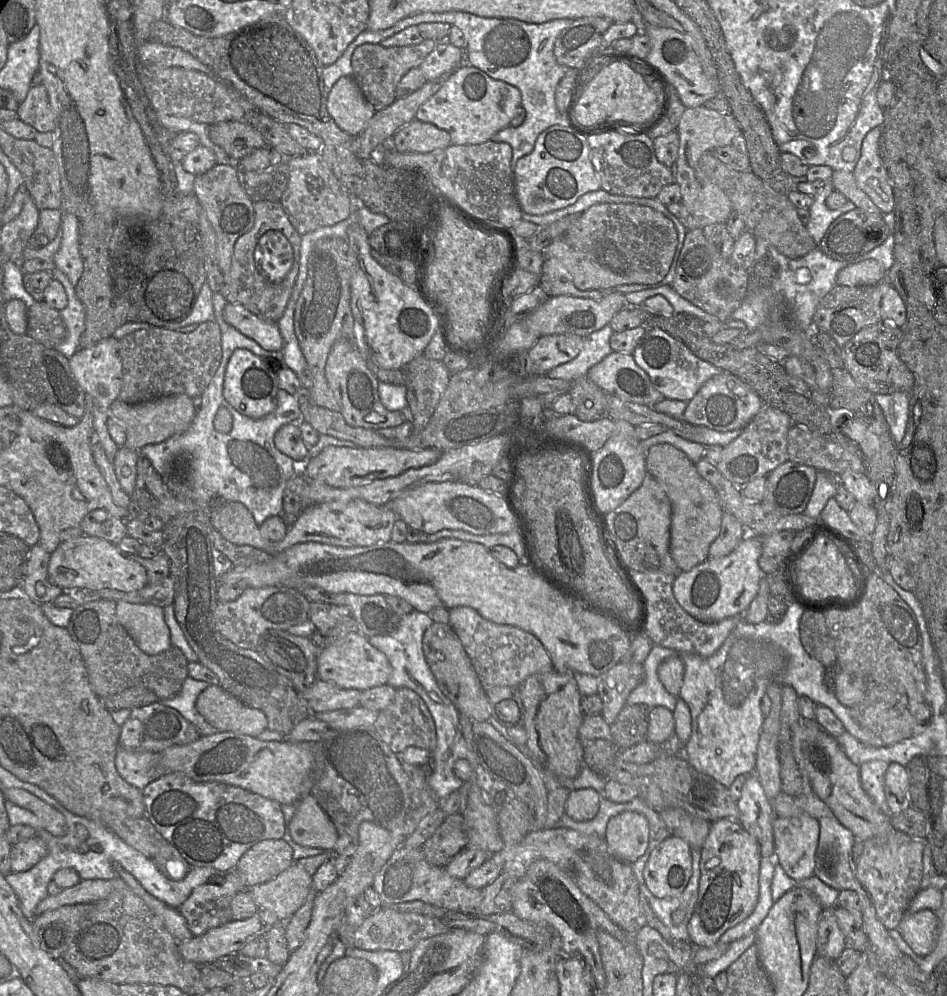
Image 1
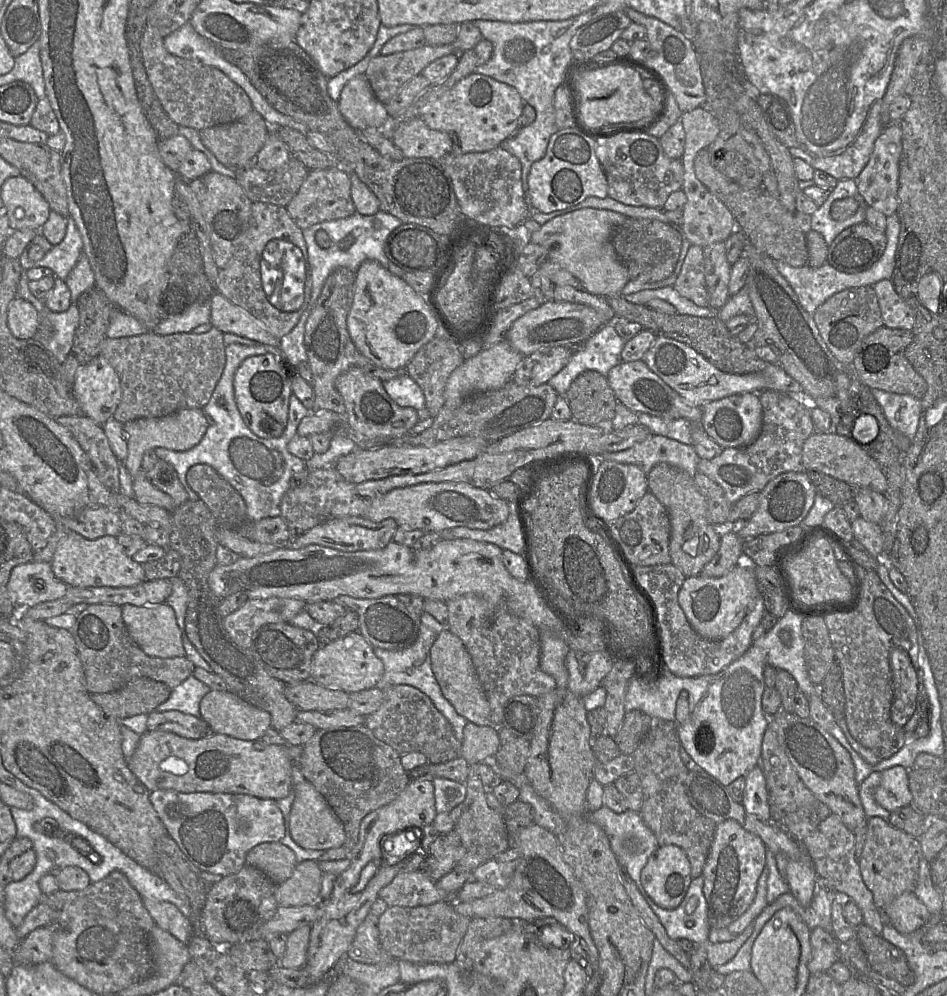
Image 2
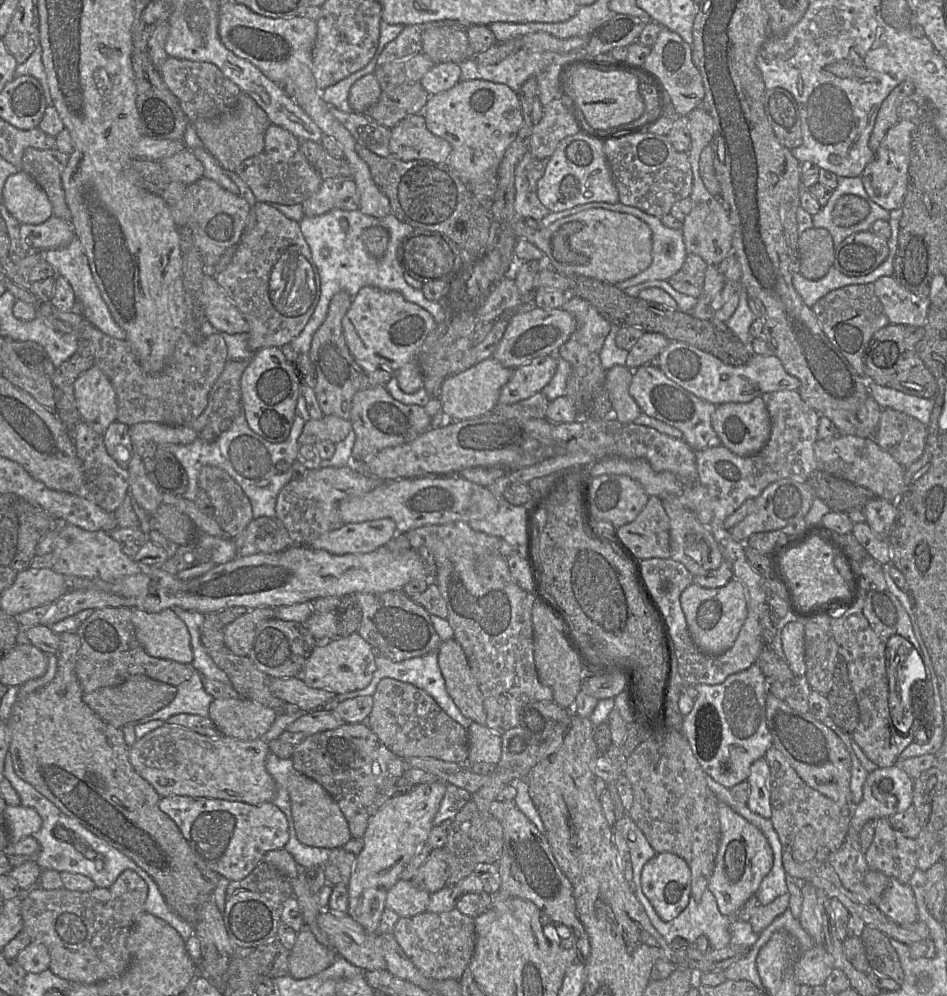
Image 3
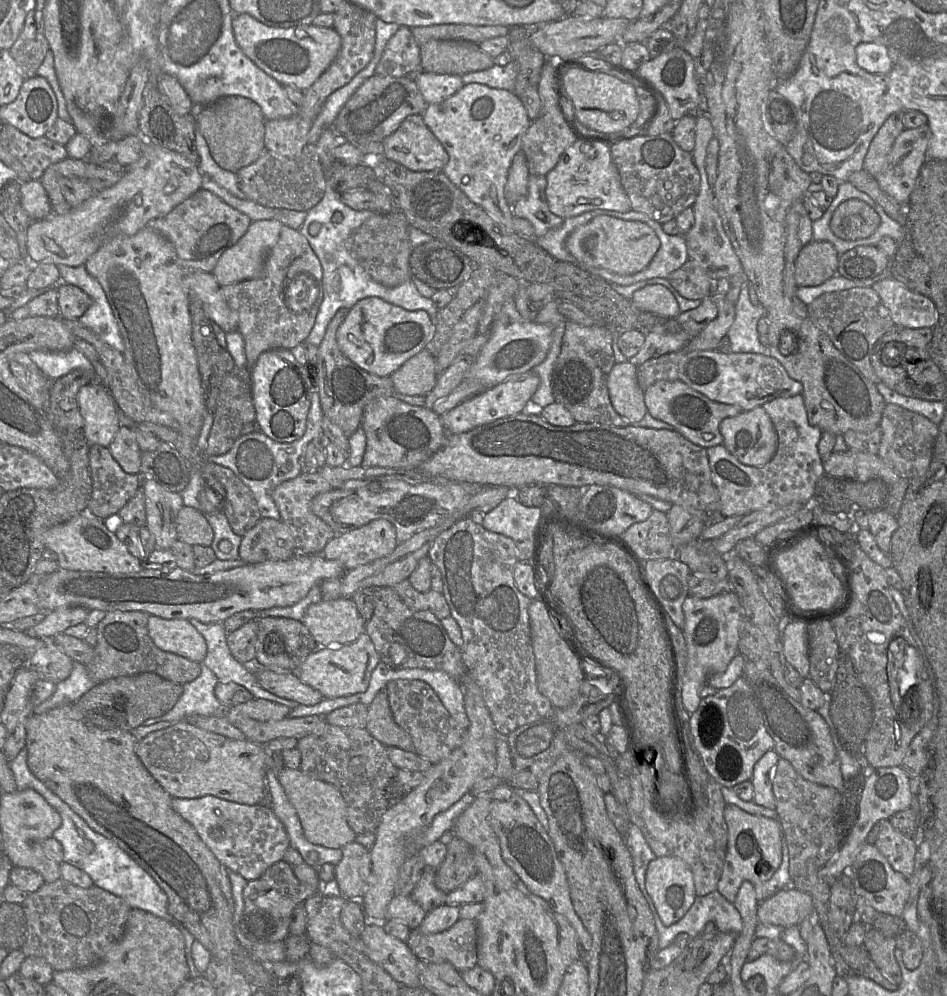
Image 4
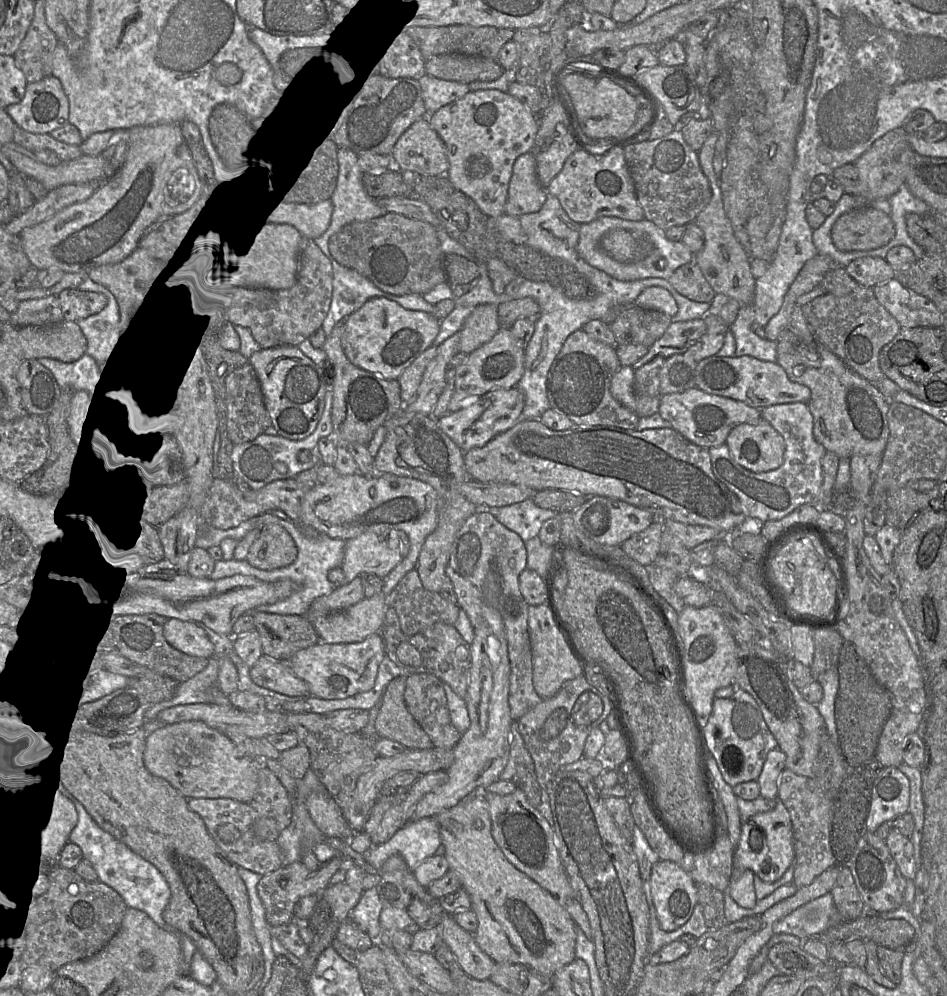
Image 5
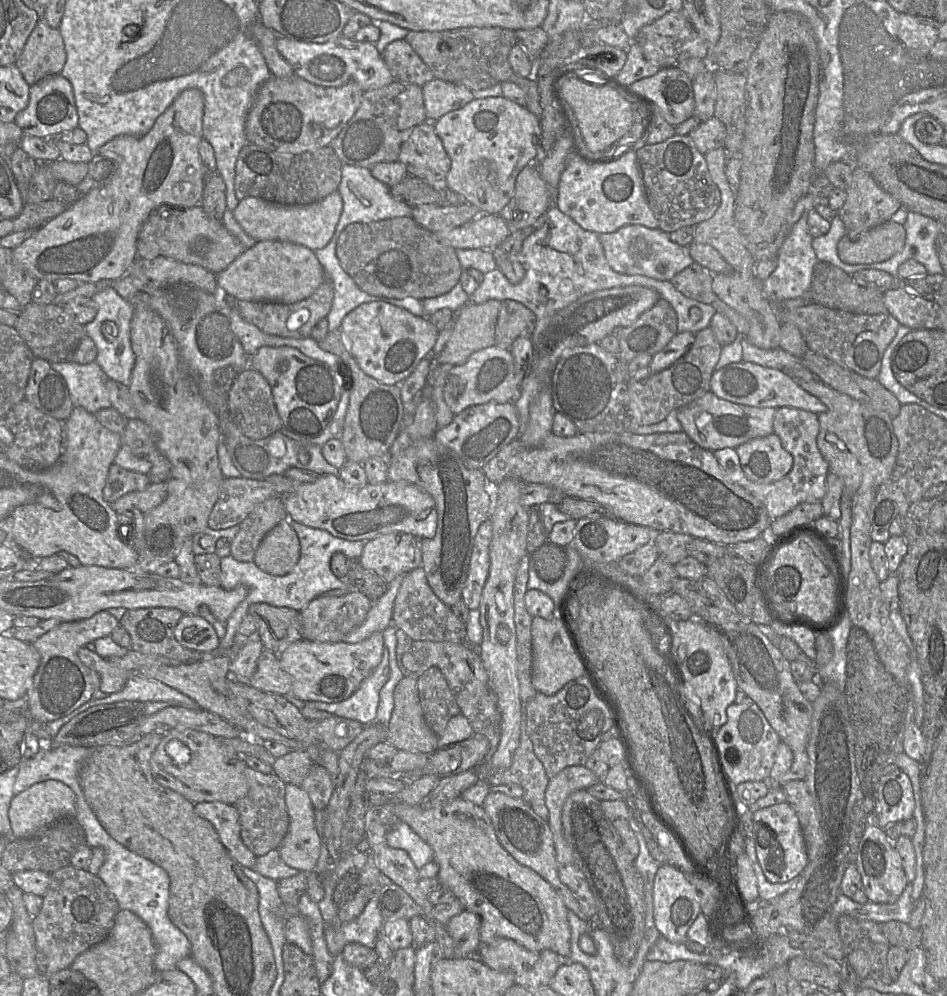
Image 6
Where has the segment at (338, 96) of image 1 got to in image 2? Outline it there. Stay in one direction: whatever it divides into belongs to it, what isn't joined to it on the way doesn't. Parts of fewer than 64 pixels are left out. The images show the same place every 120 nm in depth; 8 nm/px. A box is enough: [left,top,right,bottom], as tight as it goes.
[337,74,389,131]

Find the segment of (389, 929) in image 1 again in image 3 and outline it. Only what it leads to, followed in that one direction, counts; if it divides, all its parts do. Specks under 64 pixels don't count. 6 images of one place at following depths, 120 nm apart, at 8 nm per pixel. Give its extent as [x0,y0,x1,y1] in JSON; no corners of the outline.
[392,908,475,980]

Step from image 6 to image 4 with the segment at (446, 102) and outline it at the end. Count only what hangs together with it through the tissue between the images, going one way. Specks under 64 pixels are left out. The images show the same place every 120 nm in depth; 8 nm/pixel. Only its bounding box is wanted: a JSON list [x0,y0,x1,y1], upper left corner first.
[415,72,464,104]

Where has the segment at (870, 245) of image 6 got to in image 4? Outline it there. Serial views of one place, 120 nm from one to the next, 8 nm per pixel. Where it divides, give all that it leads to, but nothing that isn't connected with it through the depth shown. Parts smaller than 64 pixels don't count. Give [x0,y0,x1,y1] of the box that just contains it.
[830,198,880,240]

